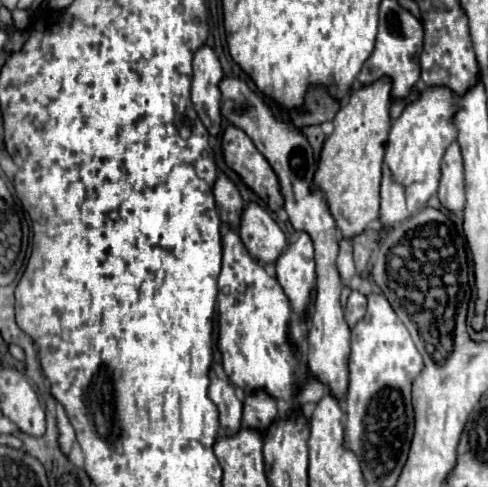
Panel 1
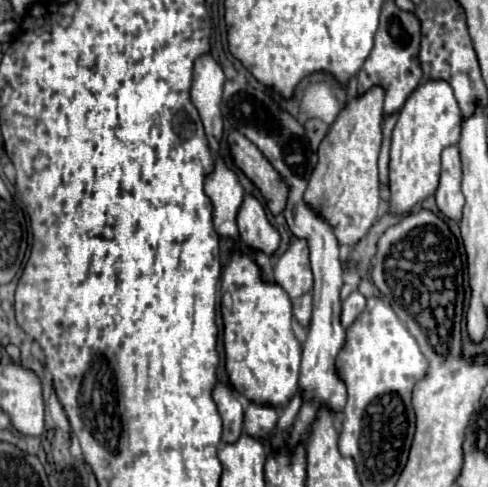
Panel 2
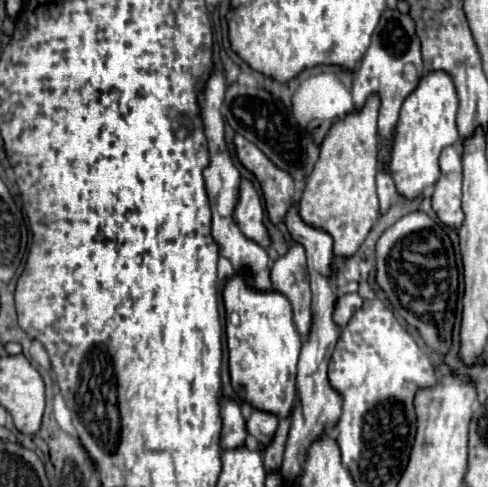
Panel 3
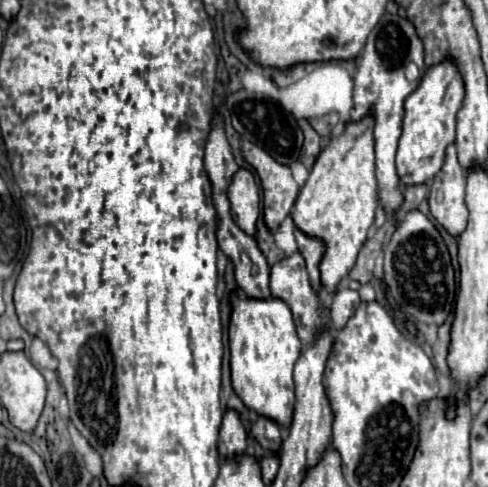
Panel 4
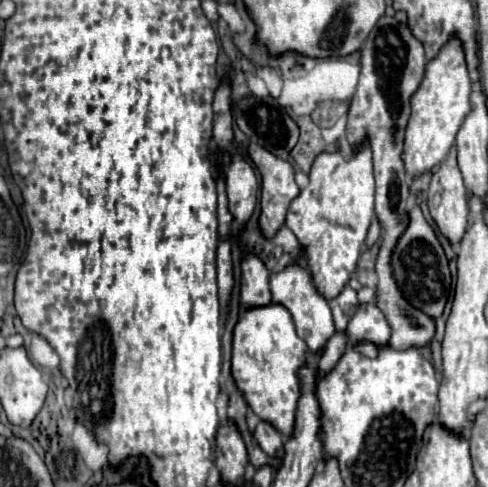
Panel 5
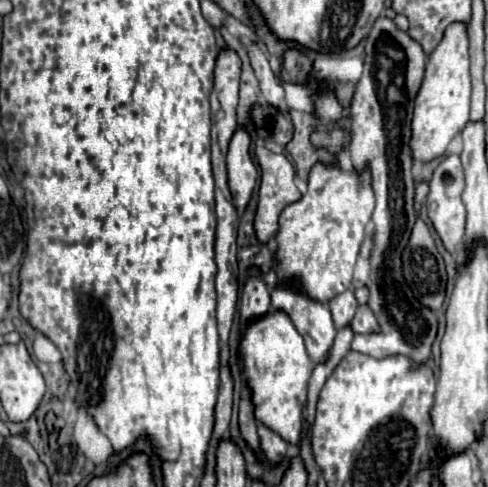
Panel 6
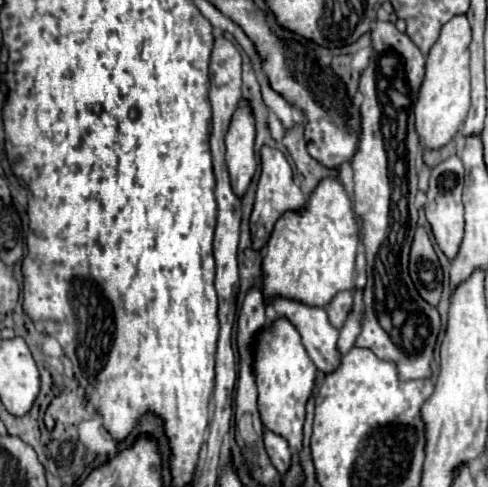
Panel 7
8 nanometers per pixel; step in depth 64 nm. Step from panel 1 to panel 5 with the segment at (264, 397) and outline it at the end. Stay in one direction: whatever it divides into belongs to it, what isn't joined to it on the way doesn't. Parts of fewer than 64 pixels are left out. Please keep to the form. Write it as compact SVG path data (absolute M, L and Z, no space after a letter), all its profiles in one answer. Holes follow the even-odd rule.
M258 422L256 430L254 430L254 438L256 438L256 442L260 444L260 448L262 448L268 456L278 458L278 460L284 456L282 436L280 436L280 432L278 432L272 424L268 424L268 422Z

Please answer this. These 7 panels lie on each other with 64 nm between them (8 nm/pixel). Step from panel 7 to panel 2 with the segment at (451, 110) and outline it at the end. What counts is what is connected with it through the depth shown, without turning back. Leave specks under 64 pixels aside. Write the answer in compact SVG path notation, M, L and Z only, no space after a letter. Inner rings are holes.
M428 80L412 92L392 130L388 164L390 200L386 202L386 210L390 214L410 214L416 204L424 202L436 192L440 180L440 154L446 146L452 146L460 140L460 122L462 112L448 82Z

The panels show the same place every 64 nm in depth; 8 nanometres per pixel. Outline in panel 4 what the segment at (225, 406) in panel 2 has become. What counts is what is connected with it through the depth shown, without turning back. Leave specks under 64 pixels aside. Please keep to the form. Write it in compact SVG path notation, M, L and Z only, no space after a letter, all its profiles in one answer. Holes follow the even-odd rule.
M232 408L224 412L220 438L218 438L218 452L222 458L246 452L246 428L240 420L240 414Z

